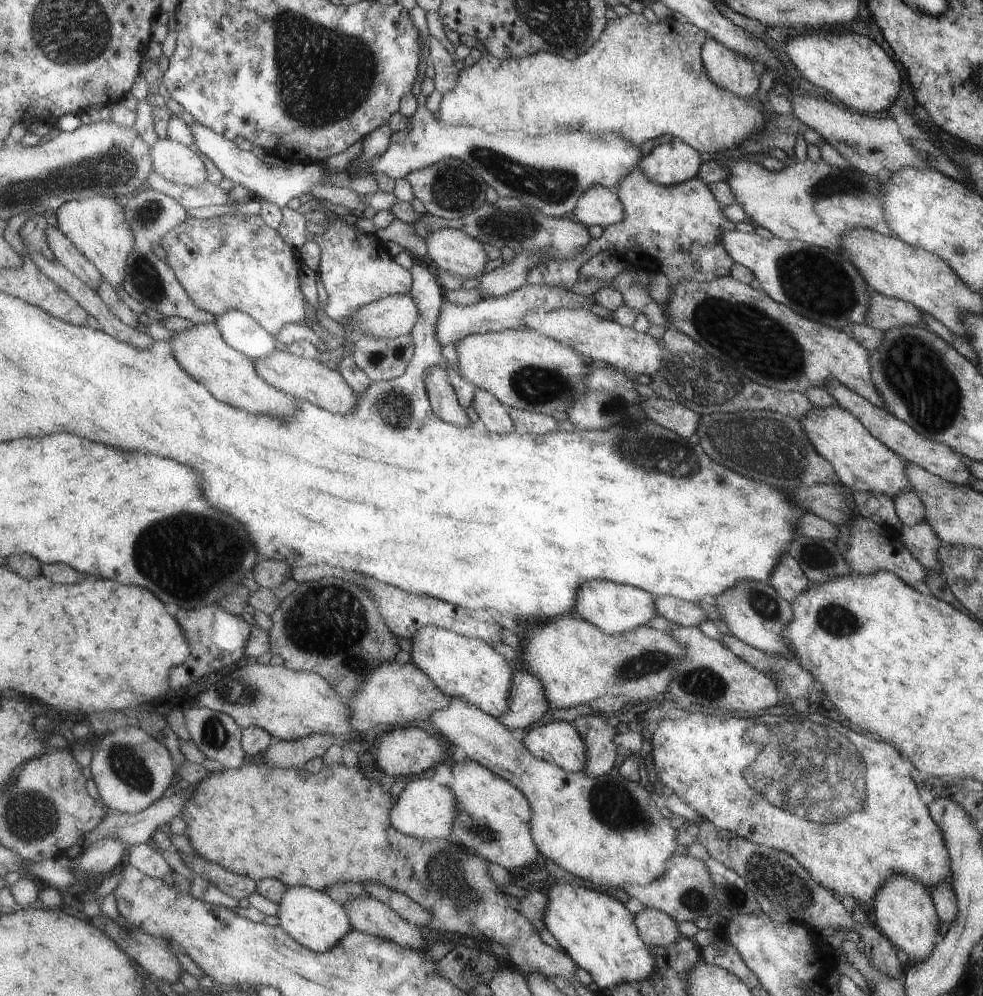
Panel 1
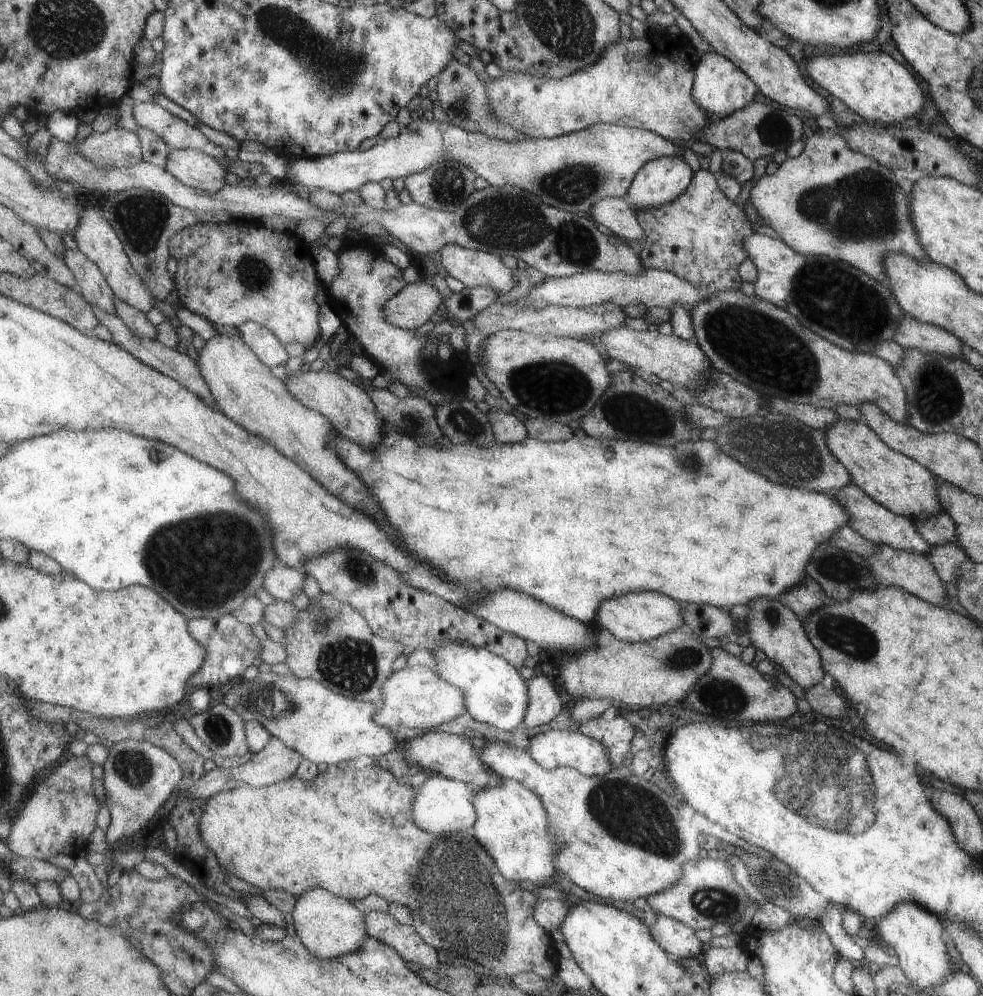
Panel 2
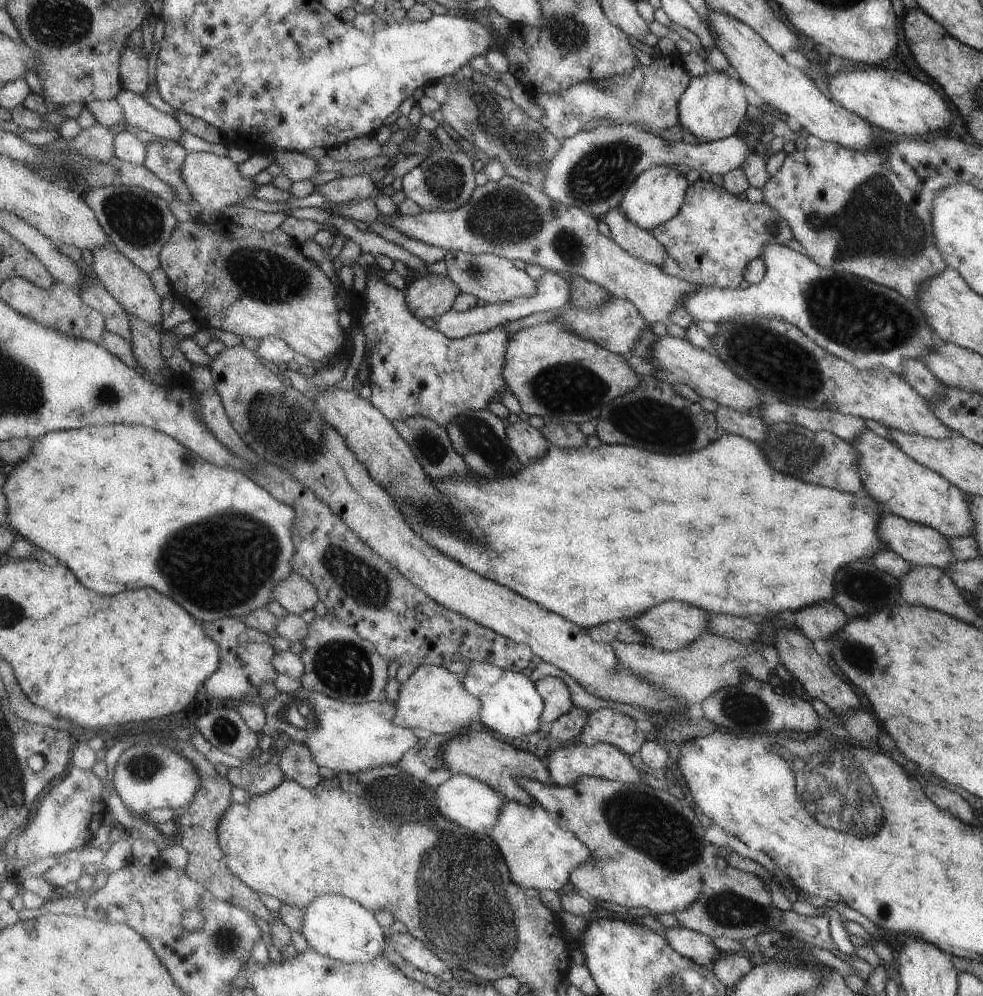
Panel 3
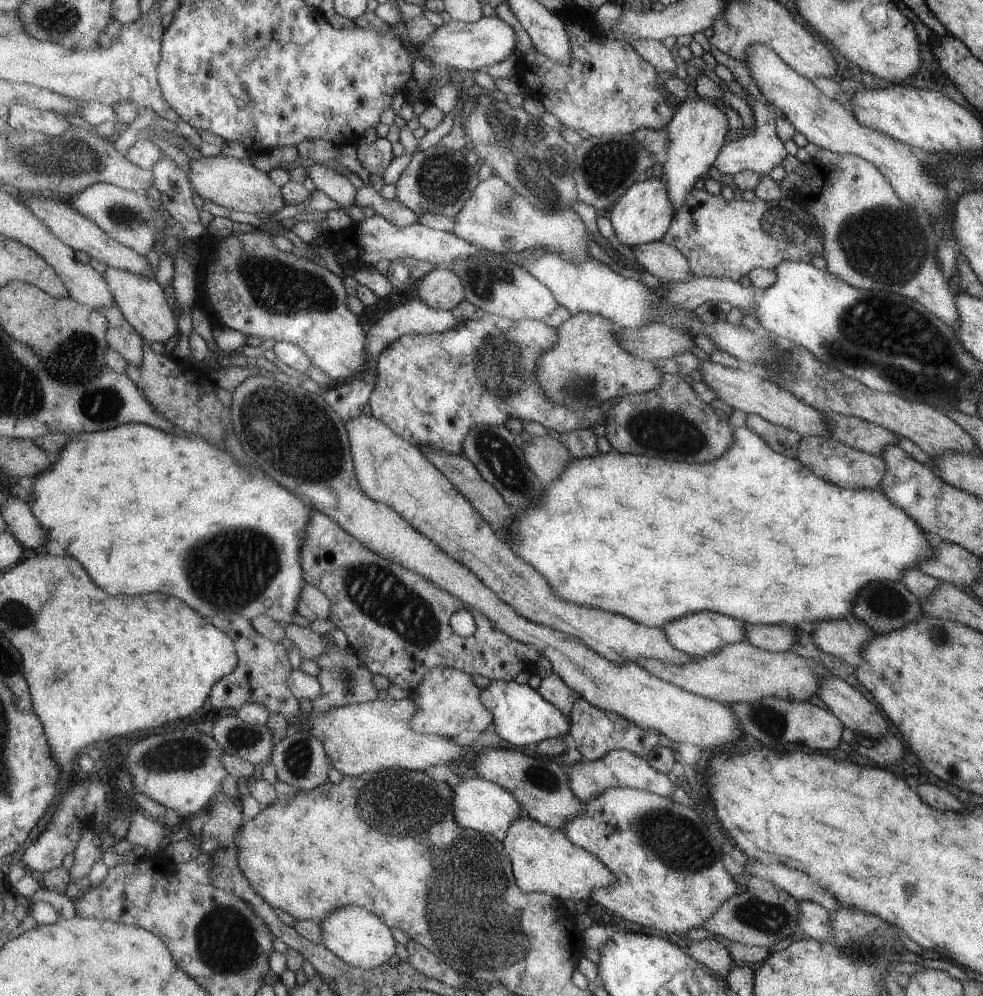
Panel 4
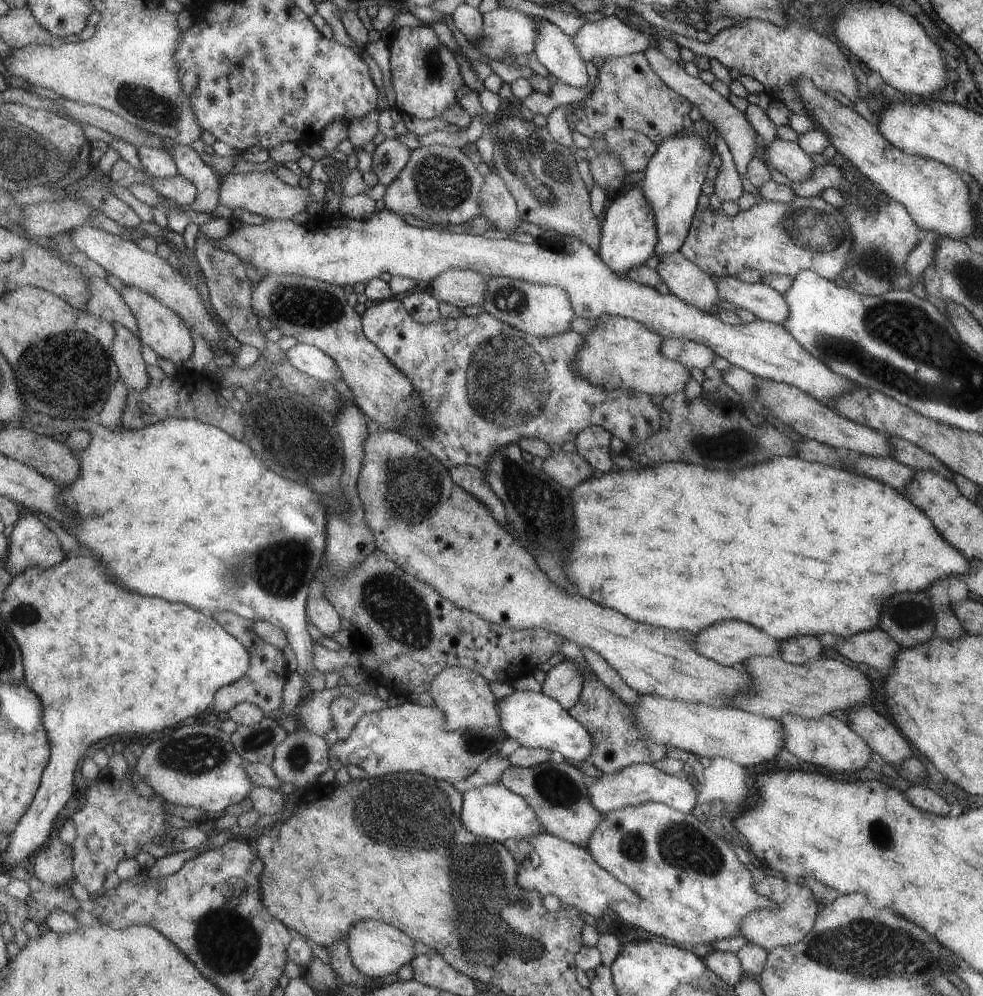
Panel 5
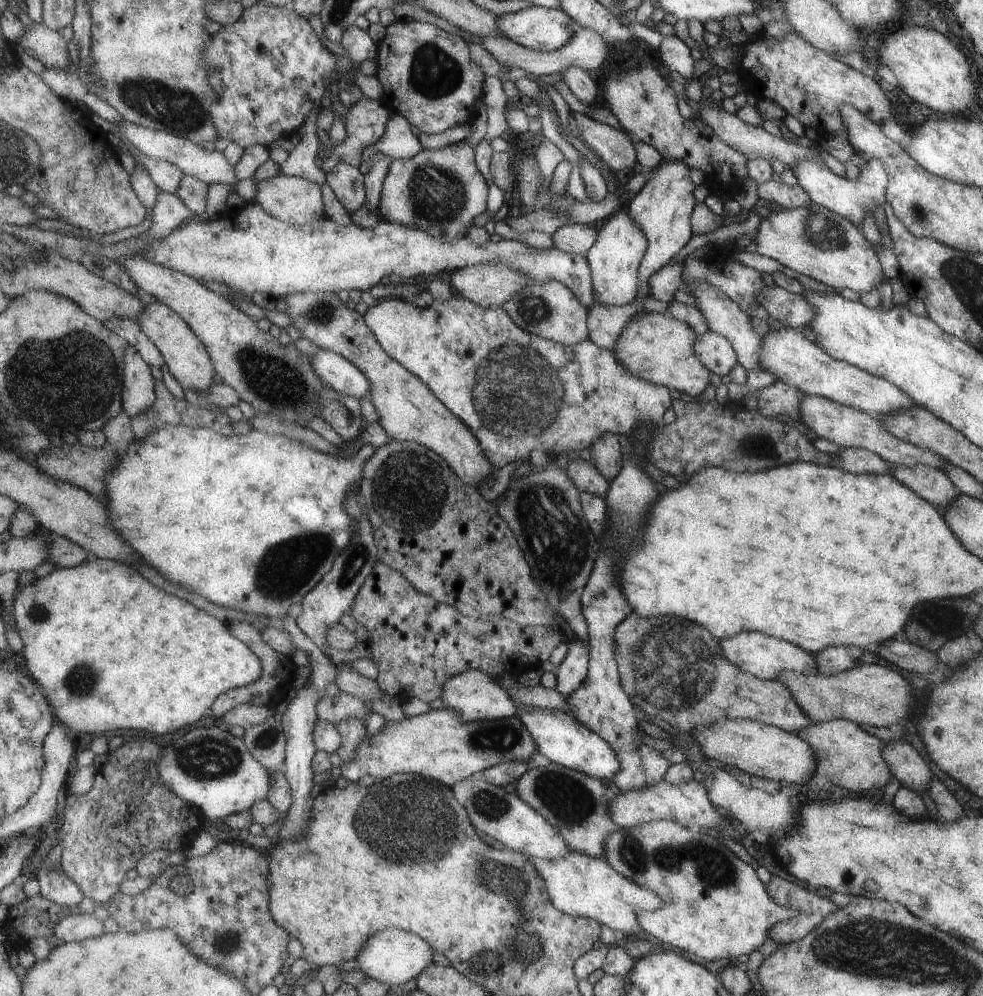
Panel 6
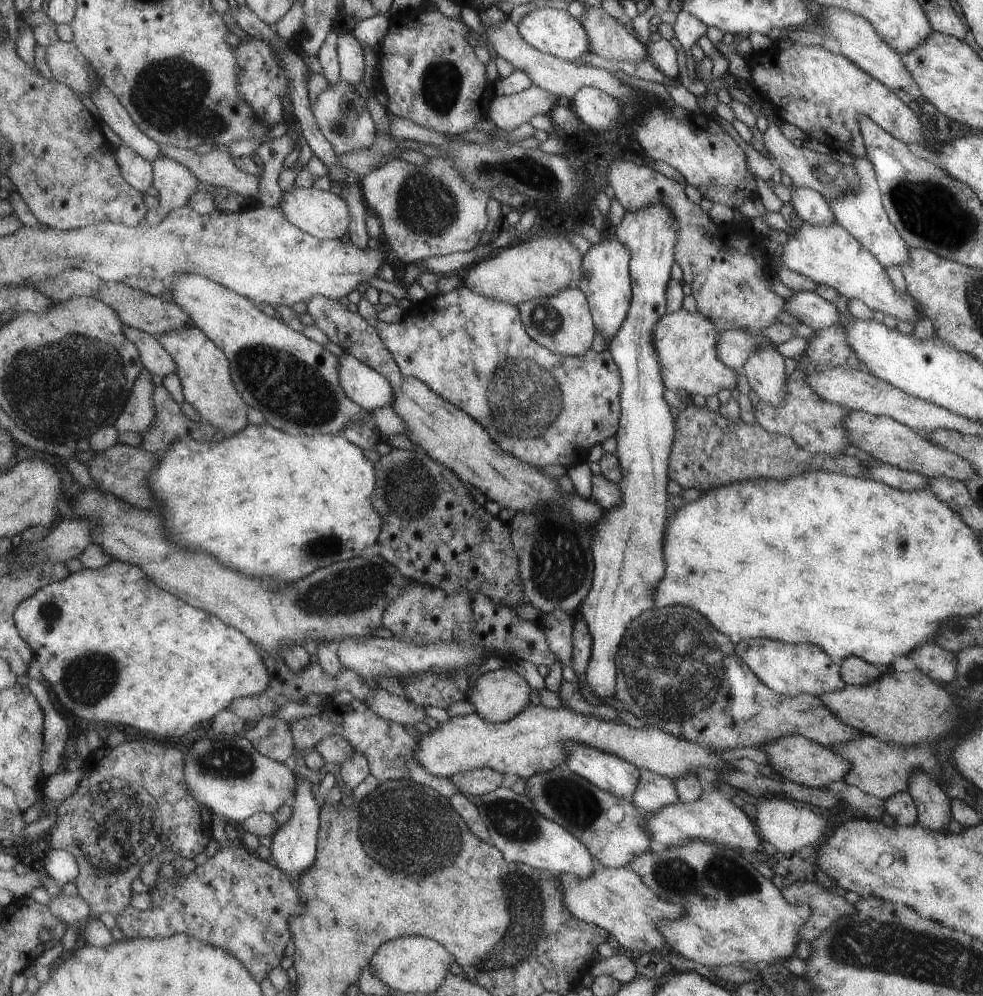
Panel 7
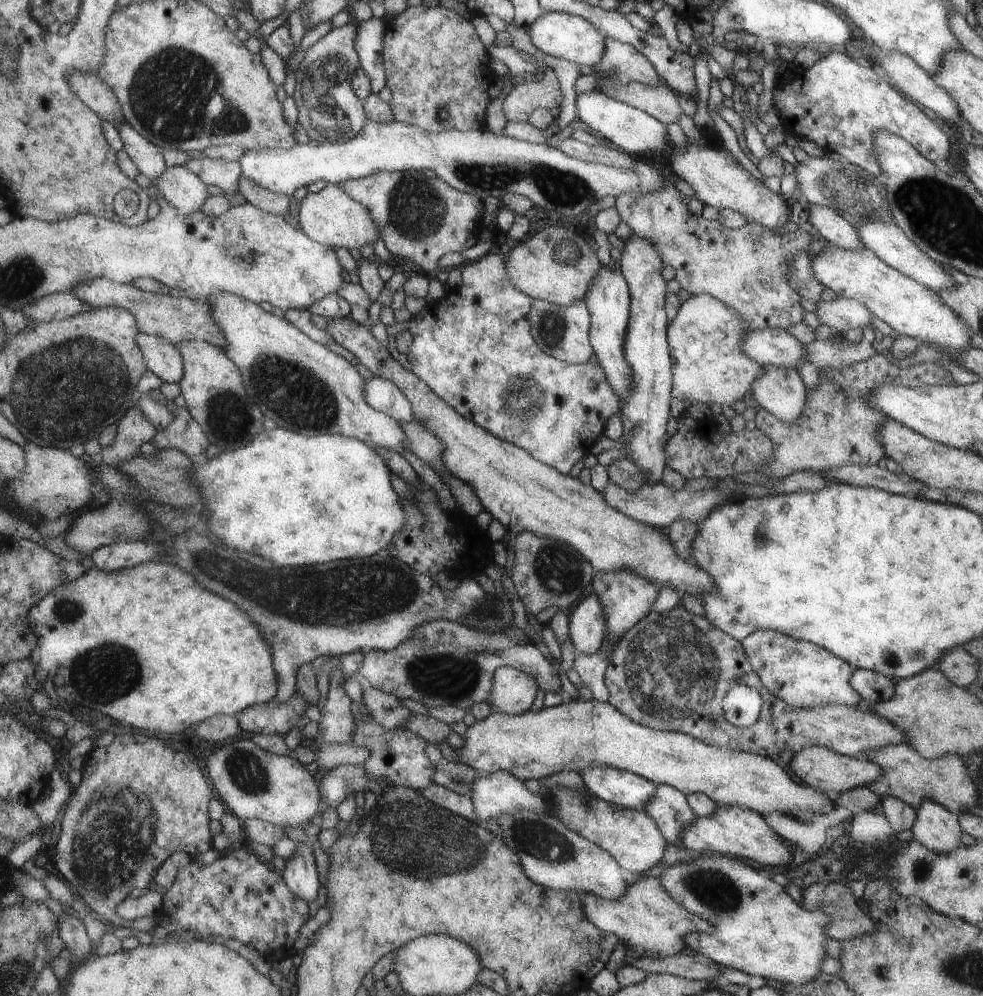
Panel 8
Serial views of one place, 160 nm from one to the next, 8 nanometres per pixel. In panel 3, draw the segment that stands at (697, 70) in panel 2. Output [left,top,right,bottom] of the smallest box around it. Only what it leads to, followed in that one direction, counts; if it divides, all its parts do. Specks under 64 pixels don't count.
[677,69,747,143]

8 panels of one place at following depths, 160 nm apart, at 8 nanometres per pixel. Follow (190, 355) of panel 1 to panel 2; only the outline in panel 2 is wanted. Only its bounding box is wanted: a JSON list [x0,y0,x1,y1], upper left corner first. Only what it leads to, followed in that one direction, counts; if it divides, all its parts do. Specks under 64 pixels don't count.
[196,334,381,510]

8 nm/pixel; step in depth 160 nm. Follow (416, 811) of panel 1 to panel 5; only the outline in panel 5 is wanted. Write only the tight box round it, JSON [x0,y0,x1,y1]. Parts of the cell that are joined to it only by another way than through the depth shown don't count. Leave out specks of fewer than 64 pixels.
[462,781,543,843]

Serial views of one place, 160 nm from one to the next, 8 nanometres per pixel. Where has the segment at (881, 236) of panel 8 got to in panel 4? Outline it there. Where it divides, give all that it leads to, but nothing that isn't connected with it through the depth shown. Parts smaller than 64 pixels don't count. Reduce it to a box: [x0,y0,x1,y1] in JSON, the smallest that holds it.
[713,95,790,175]

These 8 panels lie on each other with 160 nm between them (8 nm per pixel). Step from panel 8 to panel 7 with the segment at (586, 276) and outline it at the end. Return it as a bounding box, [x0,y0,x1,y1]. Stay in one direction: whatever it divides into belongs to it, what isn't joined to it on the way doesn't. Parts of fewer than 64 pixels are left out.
[465,236,582,306]

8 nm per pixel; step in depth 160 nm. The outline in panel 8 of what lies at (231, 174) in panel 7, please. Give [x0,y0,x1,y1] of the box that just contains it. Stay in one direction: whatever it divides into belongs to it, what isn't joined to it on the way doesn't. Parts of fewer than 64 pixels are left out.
[239,175,291,215]

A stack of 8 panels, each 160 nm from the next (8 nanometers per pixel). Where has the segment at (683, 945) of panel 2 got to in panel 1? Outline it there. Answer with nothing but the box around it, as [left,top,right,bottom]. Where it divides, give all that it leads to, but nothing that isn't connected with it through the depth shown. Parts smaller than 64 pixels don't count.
[637,908,679,948]

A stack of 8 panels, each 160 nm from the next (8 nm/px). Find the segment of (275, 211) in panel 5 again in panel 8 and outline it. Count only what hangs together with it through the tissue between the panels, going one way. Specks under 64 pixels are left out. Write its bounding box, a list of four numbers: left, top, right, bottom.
[298,183,381,251]

